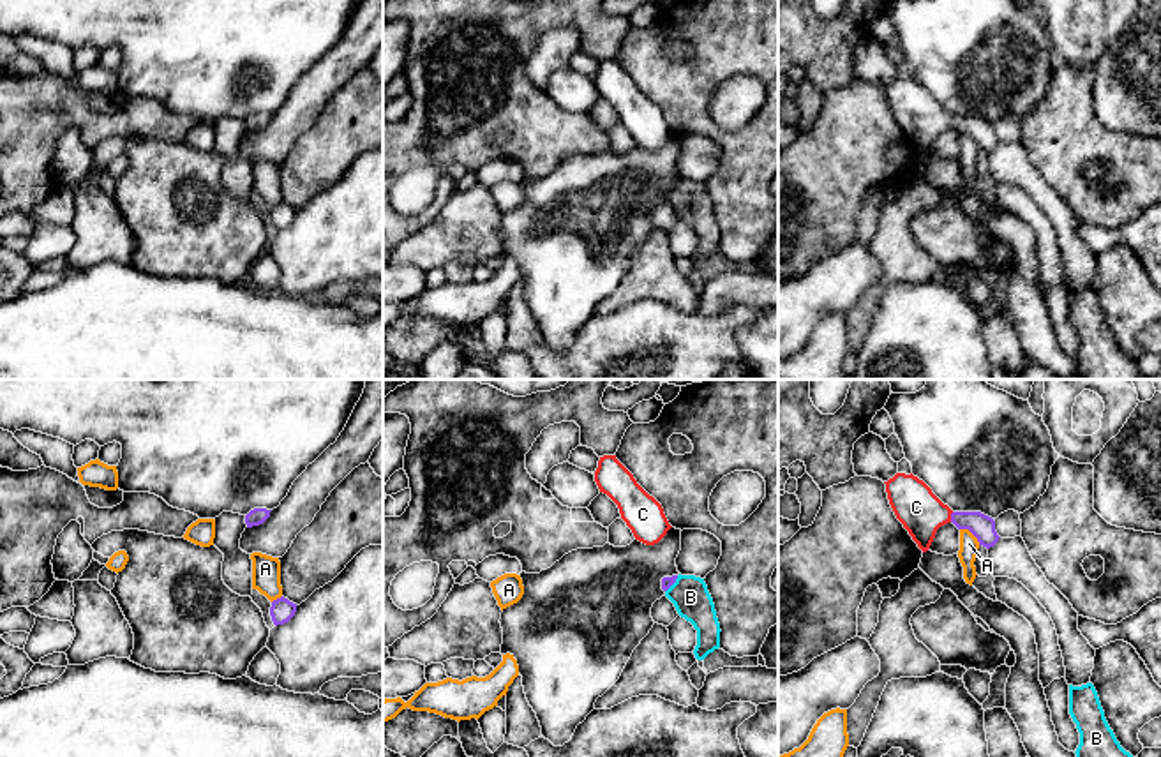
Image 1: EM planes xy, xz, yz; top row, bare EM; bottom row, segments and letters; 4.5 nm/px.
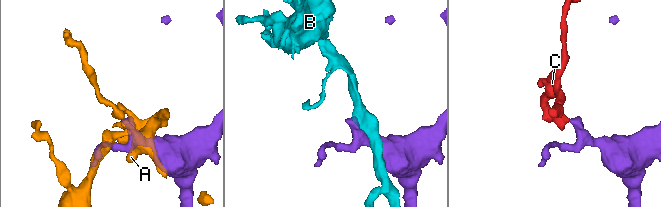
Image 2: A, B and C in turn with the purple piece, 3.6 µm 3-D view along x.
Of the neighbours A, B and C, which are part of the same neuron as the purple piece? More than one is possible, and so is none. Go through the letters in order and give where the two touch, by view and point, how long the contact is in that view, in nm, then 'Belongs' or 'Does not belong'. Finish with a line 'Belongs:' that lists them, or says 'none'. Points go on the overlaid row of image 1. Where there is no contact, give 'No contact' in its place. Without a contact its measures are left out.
A: Touches purple at yz (971, 532). Shared border 120 nm. Does not belong
B: Touches purple at xz (673, 583). Shared border 100 nm. Does not belong
C: Touches purple at yz (951, 517). Shared border 50 nm. Belongs
Belongs: C

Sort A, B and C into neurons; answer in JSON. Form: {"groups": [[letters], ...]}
{"groups": [["A"], ["B"], ["C"]]}

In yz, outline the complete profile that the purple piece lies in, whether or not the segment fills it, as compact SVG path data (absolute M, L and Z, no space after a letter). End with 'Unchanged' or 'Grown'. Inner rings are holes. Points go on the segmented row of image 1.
M896 473L884 483L896 519L923 552L930 549L937 529L948 522L953 522L958 529L969 529L986 549L1000 538L992 517L981 512L953 512L912 473Z. Grown

